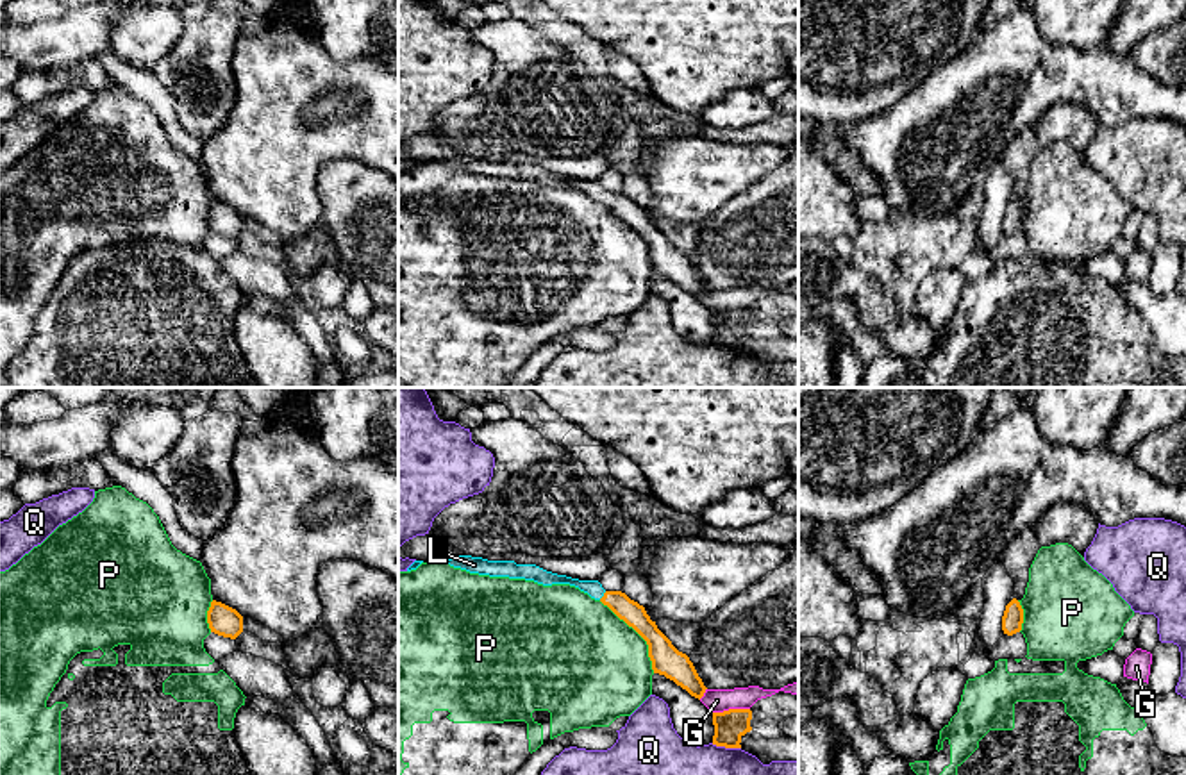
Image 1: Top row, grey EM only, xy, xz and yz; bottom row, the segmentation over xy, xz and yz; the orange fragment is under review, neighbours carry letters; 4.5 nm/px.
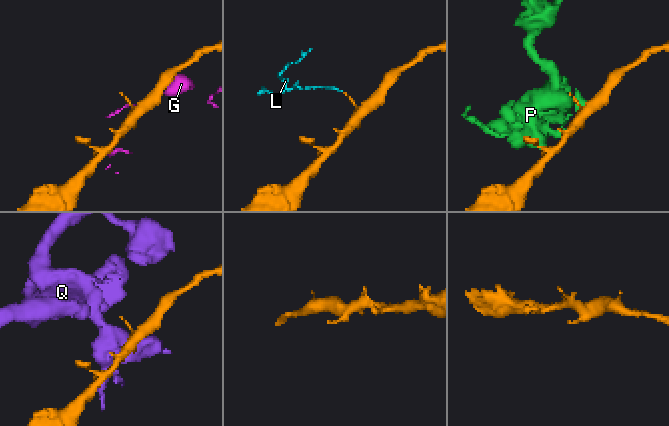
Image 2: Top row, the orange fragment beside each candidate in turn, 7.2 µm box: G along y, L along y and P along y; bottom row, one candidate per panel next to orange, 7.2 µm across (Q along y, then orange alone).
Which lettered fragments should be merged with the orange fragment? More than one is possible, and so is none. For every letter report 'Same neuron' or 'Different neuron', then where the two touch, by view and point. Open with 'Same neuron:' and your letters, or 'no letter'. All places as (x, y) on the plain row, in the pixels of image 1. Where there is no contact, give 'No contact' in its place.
Same neuron: L
G: Different neuron. Touches orange at xz (731, 309)
L: Same neuron. Touches orange at xz (604, 195)
P: Different neuron. Touches orange at xz (638, 233)
Q: Different neuron. Touches orange at xz (726, 347)

